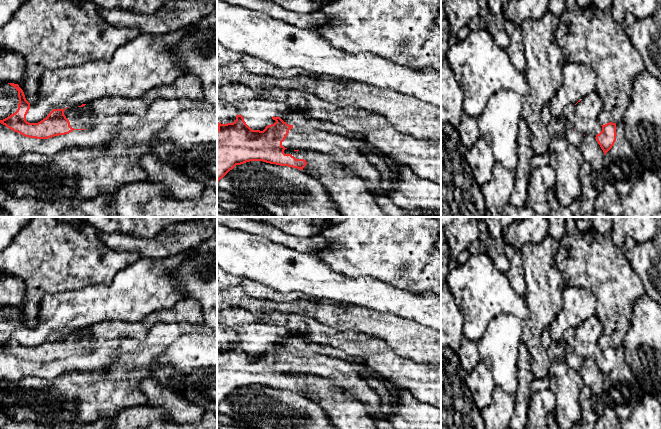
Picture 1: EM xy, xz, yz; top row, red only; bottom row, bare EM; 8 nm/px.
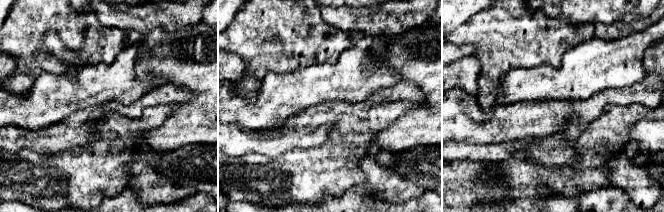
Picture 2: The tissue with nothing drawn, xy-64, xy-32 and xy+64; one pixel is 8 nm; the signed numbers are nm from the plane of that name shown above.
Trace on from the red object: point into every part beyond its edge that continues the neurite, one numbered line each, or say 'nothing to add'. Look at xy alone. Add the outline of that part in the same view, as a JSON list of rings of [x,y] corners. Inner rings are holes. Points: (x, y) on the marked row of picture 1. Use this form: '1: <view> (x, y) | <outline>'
1: xy (71, 114) | [[[83,107],[67,108],[64,111],[64,115],[70,122],[70,126],[74,129],[90,129],[93,125],[90,119],[82,119],[81,115],[87,115],[91,111],[87,111],[86,114],[82,113]],[[91,112],[93,113],[93,112]]]

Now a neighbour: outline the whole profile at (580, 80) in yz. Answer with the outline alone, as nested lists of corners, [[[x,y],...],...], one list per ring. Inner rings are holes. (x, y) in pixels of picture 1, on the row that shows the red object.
[[[567,62],[563,68],[563,76],[562,86],[549,102],[550,111],[556,117],[562,117],[568,104],[576,104],[594,92],[597,86],[596,74],[587,64]]]

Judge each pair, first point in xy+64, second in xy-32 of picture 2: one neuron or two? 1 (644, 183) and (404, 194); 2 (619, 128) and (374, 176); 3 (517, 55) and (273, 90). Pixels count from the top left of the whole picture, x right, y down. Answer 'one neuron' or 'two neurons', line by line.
1: one neuron
2: two neurons
3: two neurons

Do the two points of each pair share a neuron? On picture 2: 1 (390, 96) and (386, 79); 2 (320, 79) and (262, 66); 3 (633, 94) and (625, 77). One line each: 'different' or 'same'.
1: different
2: different
3: different

